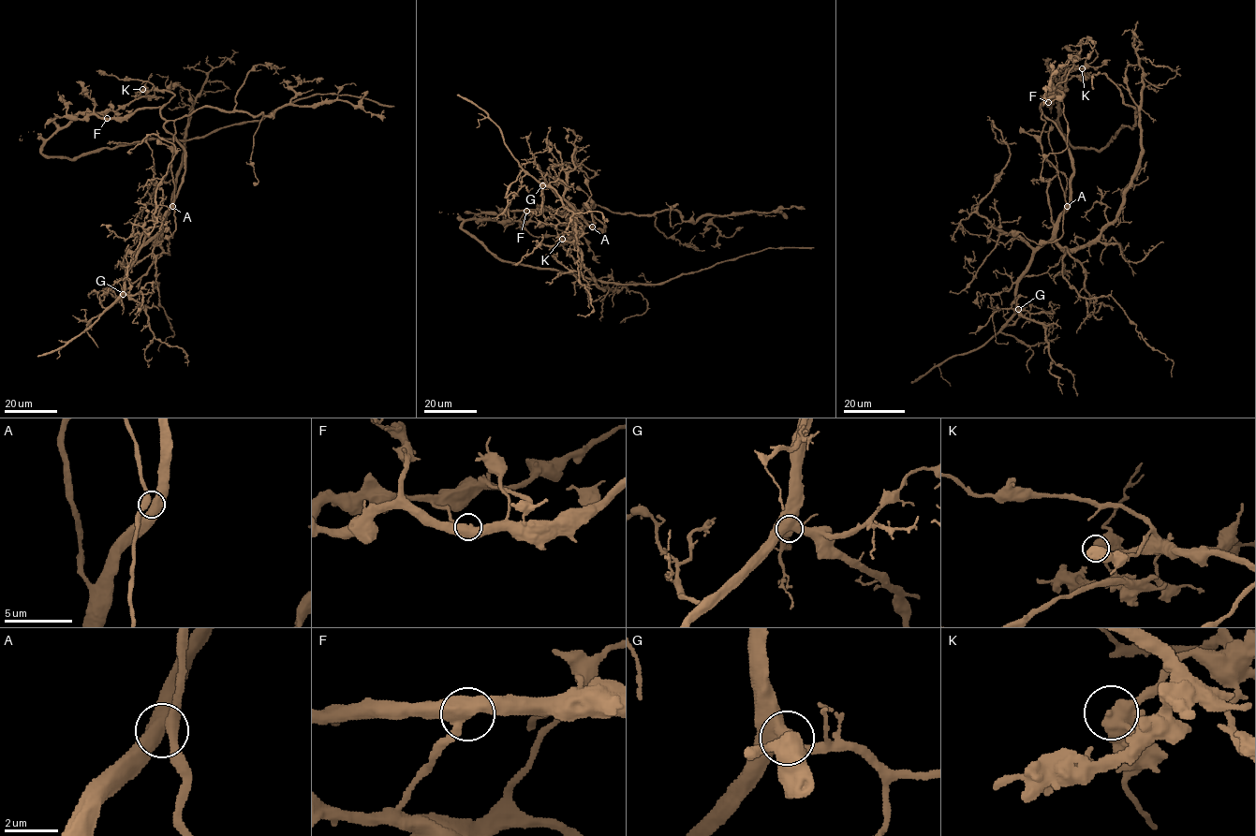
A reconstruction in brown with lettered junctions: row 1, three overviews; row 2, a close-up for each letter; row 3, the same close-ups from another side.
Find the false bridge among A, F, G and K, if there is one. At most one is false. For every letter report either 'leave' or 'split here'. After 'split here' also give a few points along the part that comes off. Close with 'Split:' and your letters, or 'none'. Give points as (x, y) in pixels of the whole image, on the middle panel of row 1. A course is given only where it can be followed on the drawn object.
A: leave
F: split here; foreign part runs (526, 211), (518, 221), (467, 219), (461, 227), (505, 260), (618, 284), (664, 284), (768, 248), (813, 247)
G: leave
K: leave
Split: F

